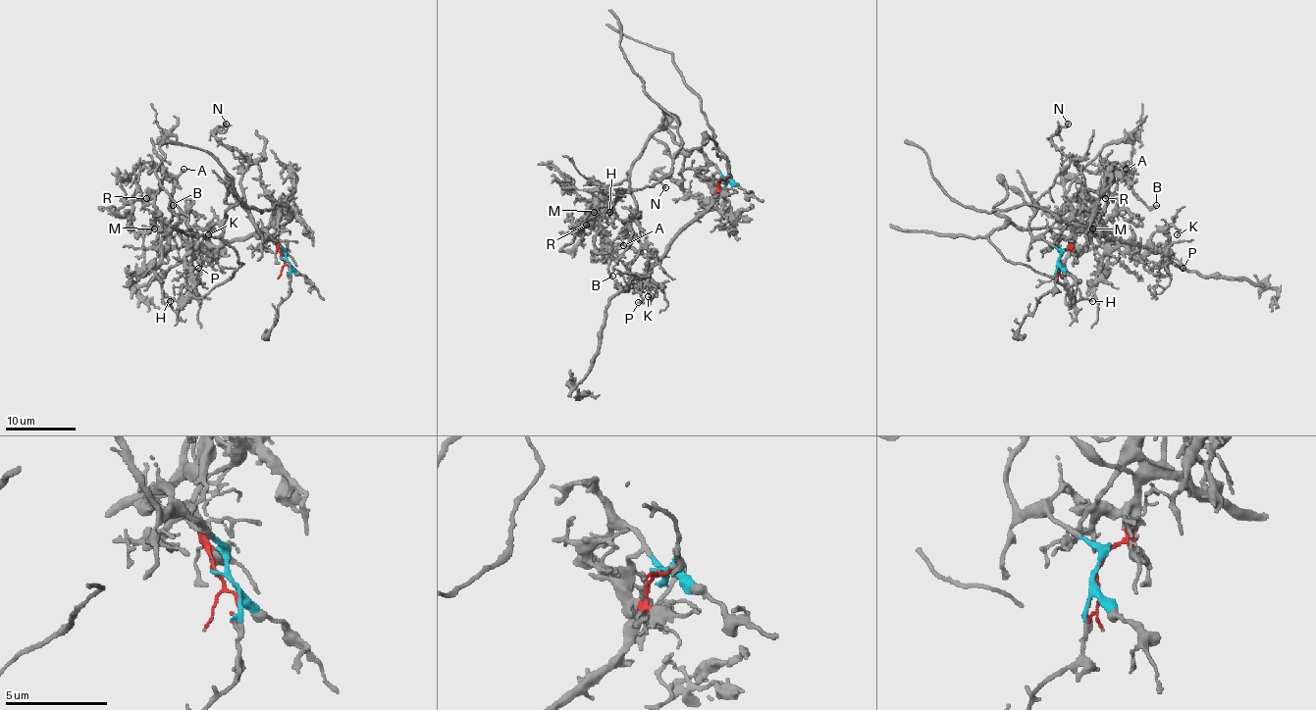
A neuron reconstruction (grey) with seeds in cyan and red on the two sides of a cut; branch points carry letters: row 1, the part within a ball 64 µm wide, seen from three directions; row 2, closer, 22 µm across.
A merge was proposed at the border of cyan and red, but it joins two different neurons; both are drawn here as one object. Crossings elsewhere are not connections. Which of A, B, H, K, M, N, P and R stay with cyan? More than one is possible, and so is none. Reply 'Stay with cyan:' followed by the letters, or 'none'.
Stay with cyan: A, B, H, M, N, R

